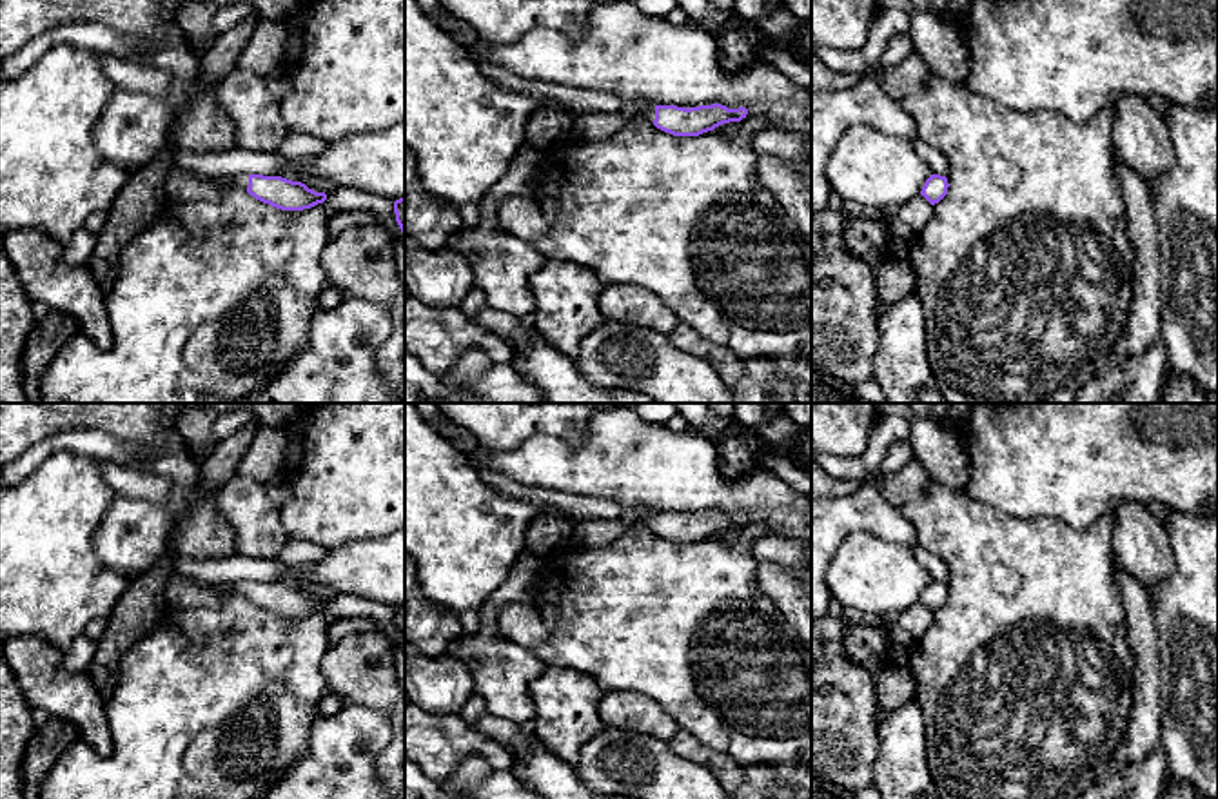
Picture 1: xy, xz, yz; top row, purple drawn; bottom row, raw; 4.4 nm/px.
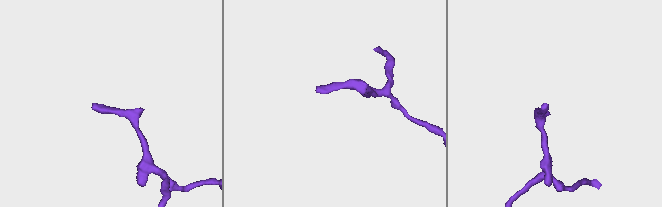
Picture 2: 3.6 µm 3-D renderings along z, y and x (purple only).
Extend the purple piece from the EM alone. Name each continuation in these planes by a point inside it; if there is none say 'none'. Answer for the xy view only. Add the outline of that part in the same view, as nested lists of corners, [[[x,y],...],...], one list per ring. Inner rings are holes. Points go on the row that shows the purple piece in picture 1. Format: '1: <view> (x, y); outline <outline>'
1: xy (235, 180); outline [[[229,174],[229,176],[216,176],[216,178],[209,178],[216,187],[218,185],[231,185],[236,189],[243,189],[247,191],[249,187],[249,174]]]

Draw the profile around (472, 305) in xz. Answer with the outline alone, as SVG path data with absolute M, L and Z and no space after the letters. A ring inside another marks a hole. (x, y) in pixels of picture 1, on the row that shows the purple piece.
M474 287L465 300L461 301L461 311L465 312L467 318L474 320L477 318L485 307L486 307L486 296L481 289Z

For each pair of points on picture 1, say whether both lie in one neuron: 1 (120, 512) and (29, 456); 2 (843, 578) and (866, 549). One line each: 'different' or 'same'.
1: different
2: same

